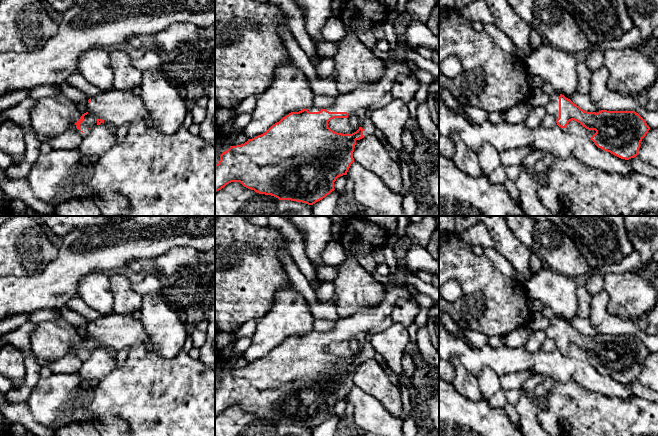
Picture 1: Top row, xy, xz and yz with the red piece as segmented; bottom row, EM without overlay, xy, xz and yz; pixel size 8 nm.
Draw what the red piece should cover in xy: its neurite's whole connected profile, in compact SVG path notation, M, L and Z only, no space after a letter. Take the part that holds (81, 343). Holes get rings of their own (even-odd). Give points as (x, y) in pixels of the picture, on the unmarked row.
M114 312L111 315L101 316L88 324L87 334L75 347L82 357L104 346L117 352L125 348L130 349L137 343L145 345L150 350L154 348L144 325L130 315Z

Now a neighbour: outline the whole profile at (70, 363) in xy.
M76 352L69 353L54 361L41 359L34 354L32 354L32 356L41 367L47 366L56 374L78 373L83 362L83 357Z

